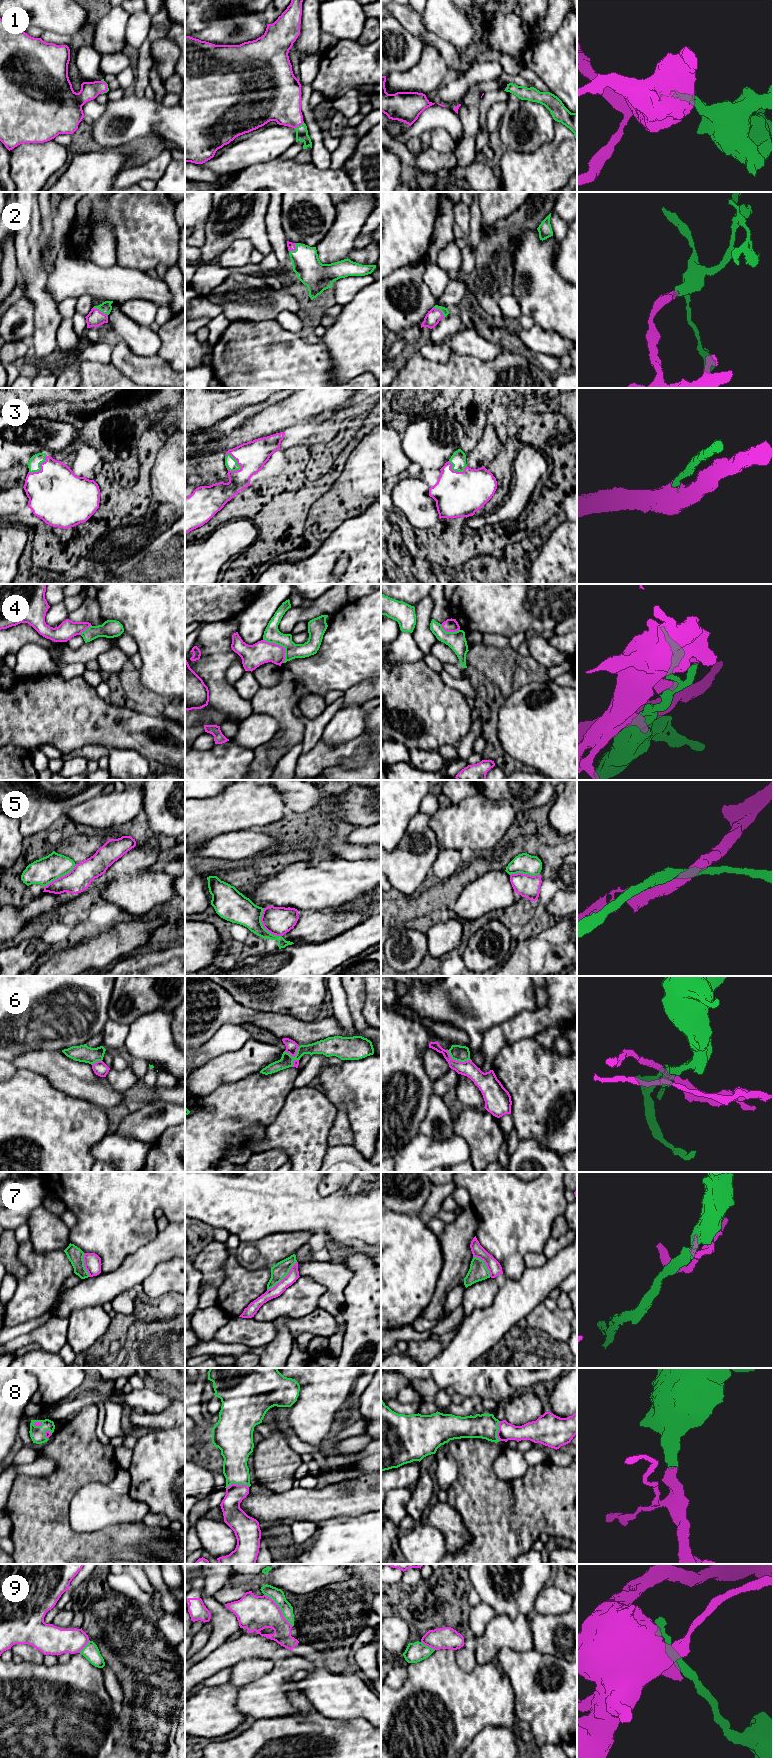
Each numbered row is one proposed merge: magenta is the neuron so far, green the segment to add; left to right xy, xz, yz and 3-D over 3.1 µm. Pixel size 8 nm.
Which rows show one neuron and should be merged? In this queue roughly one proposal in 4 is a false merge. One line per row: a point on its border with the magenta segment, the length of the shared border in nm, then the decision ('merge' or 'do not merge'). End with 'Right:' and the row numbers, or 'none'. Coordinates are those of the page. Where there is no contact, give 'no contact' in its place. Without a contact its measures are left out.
1: contact xz (299, 125); length 100 nm; merge
2: contact xy (99, 310); length 140 nm; merge
3: contact xz (237, 461); length 180 nm; merge
4: contact xz (281, 646); length 260 nm; do not merge
5: contact xz (263, 926); length 280 nm; do not merge
6: contact yz (457, 1061); length 200 nm; do not merge
7: contact xz (284, 1277); length 340 nm; do not merge
8: contact xz (236, 1484); length 180 nm; merge
9: contact xz (280, 1609); length 340 nm; do not merge
Right: 1, 2, 3, 8

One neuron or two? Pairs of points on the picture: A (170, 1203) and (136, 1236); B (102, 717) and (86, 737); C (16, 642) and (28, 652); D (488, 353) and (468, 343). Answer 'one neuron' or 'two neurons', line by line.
A: one neuron
B: one neuron
C: two neurons
D: one neuron

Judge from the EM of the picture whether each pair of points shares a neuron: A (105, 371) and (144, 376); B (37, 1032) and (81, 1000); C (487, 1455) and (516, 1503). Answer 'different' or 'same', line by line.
A: different
B: same
C: same

